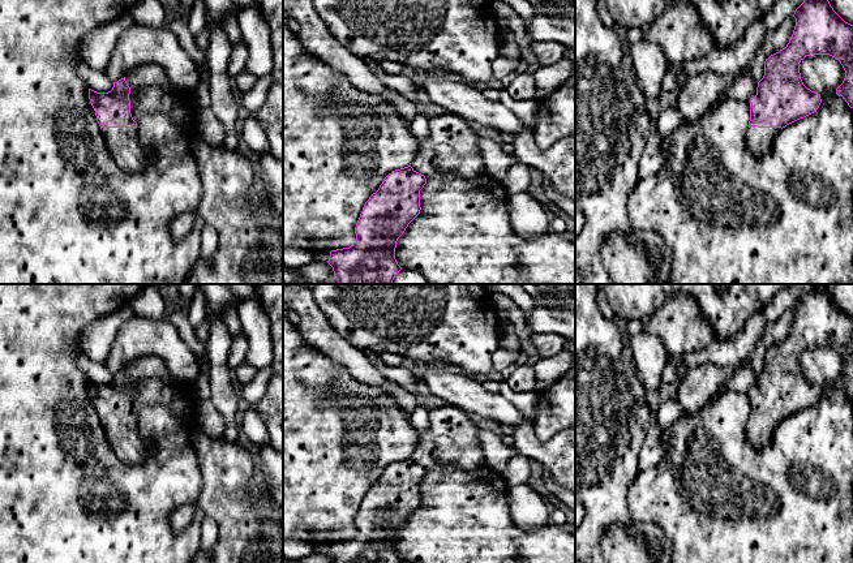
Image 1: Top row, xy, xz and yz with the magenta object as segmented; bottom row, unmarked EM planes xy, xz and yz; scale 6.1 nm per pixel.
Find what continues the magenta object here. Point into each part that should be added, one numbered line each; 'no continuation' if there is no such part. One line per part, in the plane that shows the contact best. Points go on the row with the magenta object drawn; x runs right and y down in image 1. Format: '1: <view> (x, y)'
1: xy (151, 91)

